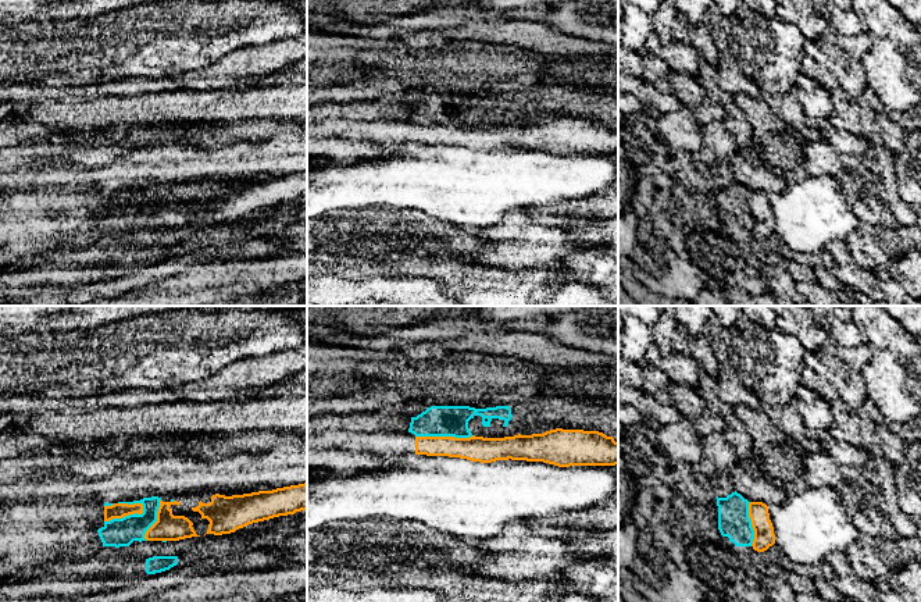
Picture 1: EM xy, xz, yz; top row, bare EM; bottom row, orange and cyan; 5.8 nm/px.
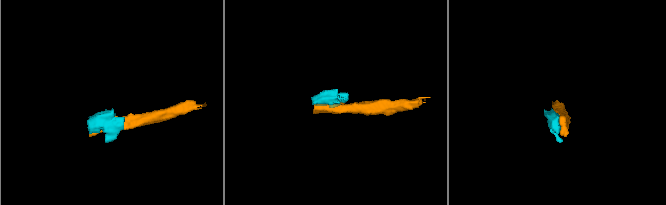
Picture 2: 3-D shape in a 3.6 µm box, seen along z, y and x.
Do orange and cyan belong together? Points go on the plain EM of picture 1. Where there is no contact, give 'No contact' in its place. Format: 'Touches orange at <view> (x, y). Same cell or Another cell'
Touches orange at xy (127, 203). Another cell

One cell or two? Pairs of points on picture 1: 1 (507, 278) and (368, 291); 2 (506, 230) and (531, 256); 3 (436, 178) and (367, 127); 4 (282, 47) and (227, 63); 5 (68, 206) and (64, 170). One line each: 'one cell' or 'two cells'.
1: two cells
2: one cell
3: two cells
4: one cell
5: two cells

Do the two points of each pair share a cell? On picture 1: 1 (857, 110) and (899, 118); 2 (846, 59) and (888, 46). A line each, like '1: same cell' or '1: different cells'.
1: different cells
2: different cells

